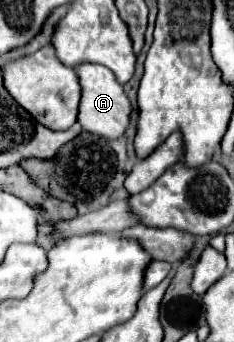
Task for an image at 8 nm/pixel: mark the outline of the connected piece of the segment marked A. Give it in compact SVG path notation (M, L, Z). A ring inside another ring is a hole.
M81 63L81 65L75 67L75 73L77 73L79 83L81 83L81 103L79 103L77 121L81 123L83 131L103 135L105 139L121 137L127 129L129 113L131 113L131 105L129 105L129 99L123 91L121 83L117 83L115 75L103 65Z

